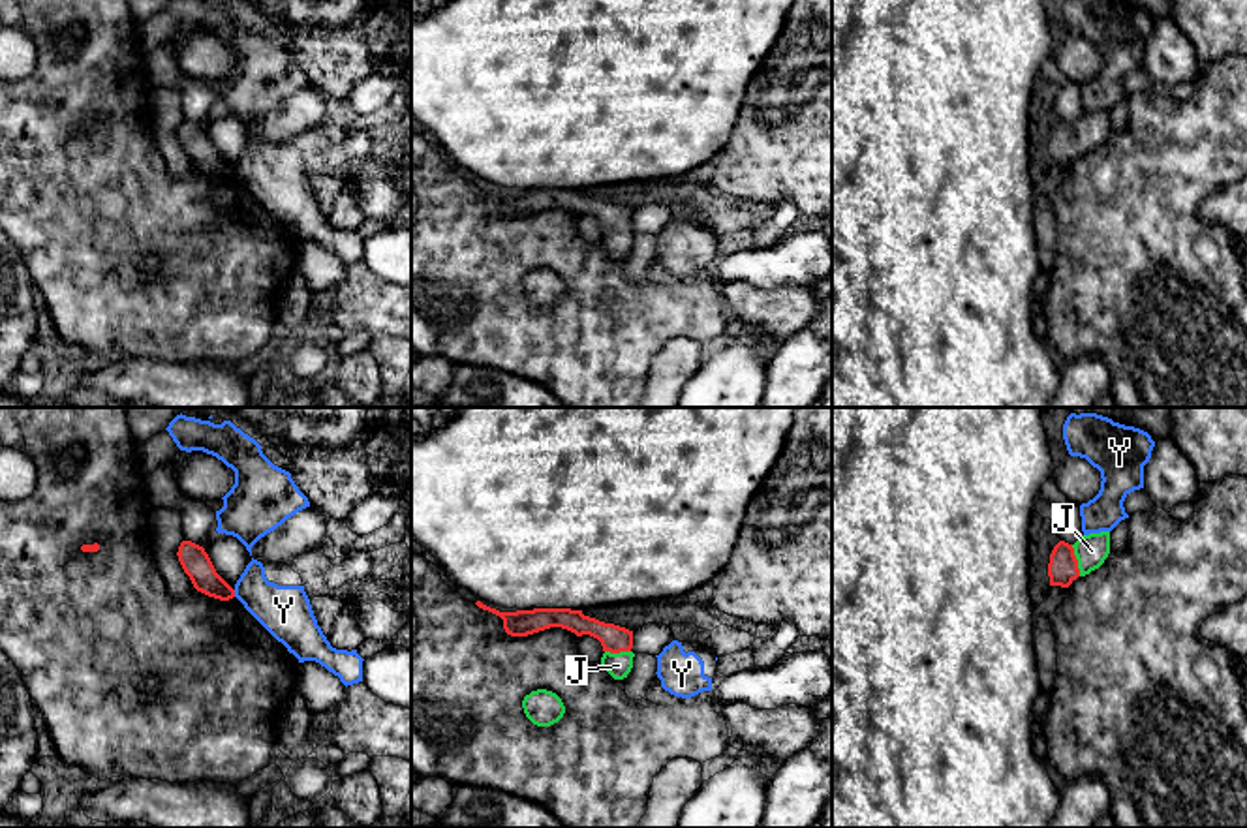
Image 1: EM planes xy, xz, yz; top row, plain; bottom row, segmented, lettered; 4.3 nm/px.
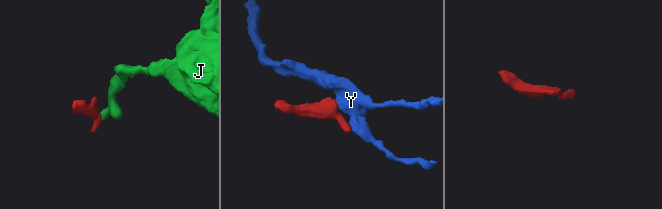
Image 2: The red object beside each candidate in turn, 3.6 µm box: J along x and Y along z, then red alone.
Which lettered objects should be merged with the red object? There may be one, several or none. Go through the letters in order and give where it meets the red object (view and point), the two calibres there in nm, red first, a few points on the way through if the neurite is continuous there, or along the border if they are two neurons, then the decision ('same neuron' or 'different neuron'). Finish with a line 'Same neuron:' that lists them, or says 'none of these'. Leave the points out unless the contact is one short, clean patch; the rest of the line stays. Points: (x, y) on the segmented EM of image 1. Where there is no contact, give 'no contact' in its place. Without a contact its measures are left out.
J: yz (1077, 560) | 130/140 nm | across yz (1063, 566), (1077, 560), (1092, 551) | same neuron
Y: xy (233, 594) | 120/220 nm | along xy (233, 590), (235, 596) | different neuron
Same neuron: J

